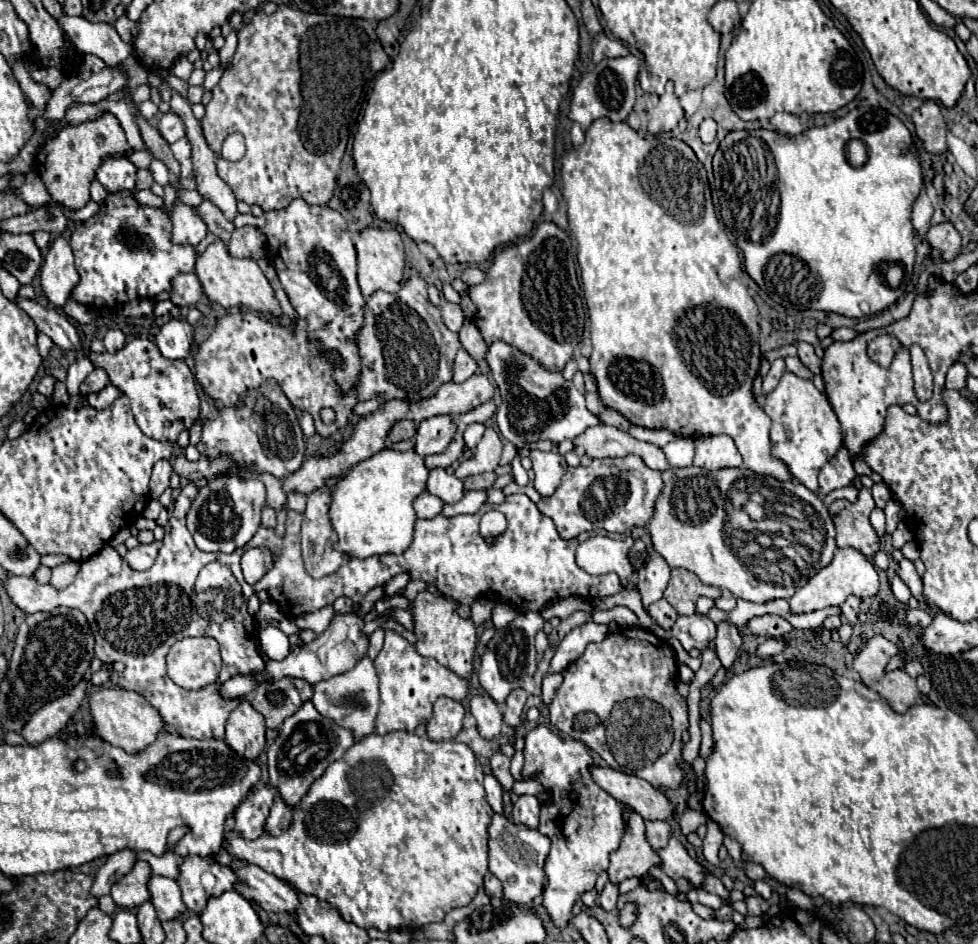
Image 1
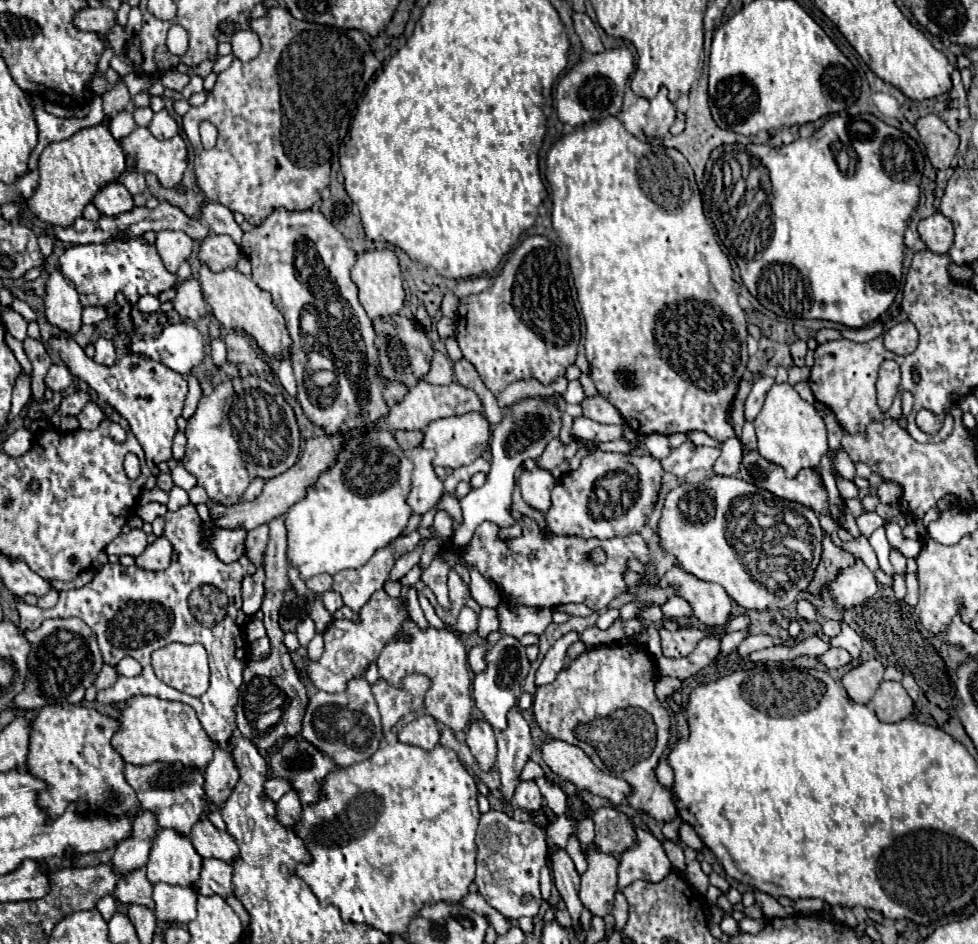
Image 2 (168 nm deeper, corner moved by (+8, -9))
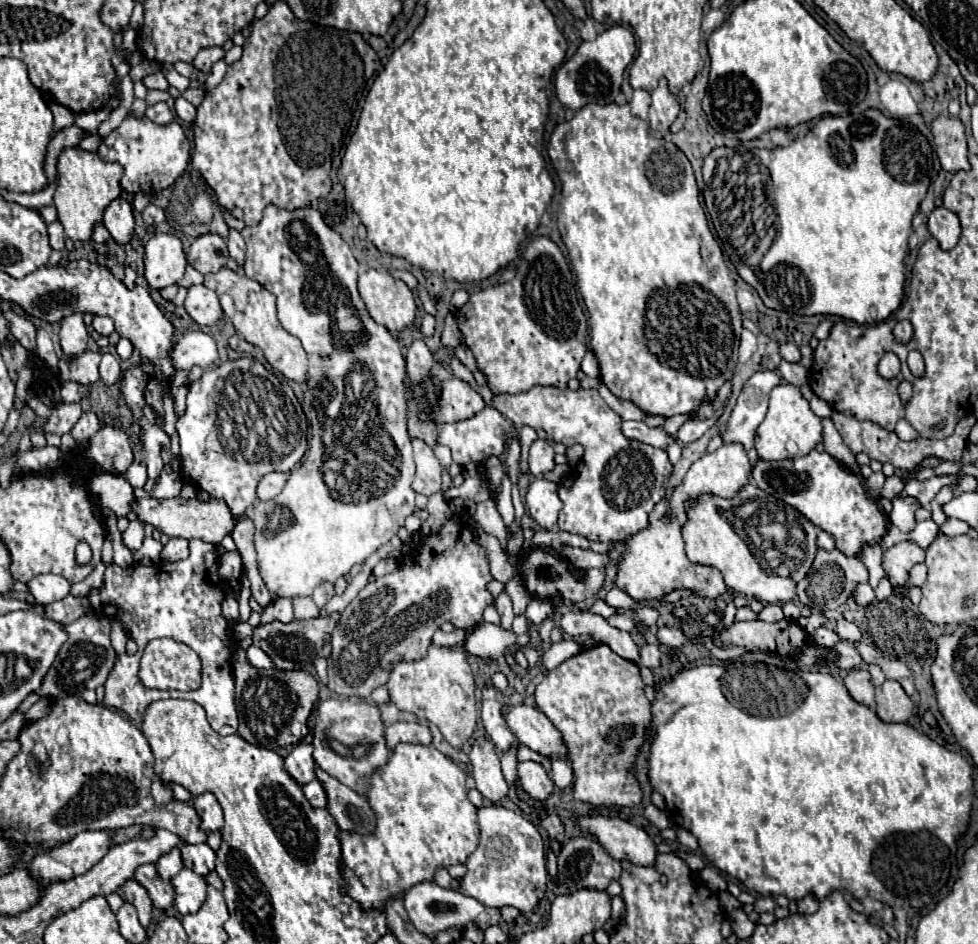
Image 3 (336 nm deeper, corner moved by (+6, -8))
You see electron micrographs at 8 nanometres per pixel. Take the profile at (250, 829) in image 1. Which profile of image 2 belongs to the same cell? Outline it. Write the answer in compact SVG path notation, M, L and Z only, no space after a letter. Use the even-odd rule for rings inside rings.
M268 778L266 780L266 792L268 796L272 796L272 800L280 800L286 792L292 790L292 784L290 780L284 780L284 778Z

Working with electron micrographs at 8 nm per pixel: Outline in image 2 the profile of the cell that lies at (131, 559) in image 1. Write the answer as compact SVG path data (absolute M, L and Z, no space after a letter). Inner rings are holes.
M160 536L140 556L136 556L136 566L148 570L164 570L170 566L170 560L172 560L172 544L166 536Z

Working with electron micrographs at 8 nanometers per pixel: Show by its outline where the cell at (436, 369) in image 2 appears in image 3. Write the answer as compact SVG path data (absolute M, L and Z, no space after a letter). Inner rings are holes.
M414 341L406 355L406 373L412 381L422 383L422 379L430 379L432 369L440 367L442 363L434 357L434 353L426 347L424 341Z

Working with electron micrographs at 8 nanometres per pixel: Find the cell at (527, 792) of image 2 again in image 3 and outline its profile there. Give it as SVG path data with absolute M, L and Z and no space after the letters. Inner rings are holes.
M524 761L518 763L518 777L520 785L534 797L534 799L548 799L548 795L554 791L554 785L548 777L548 773L542 769L540 763L534 761Z

